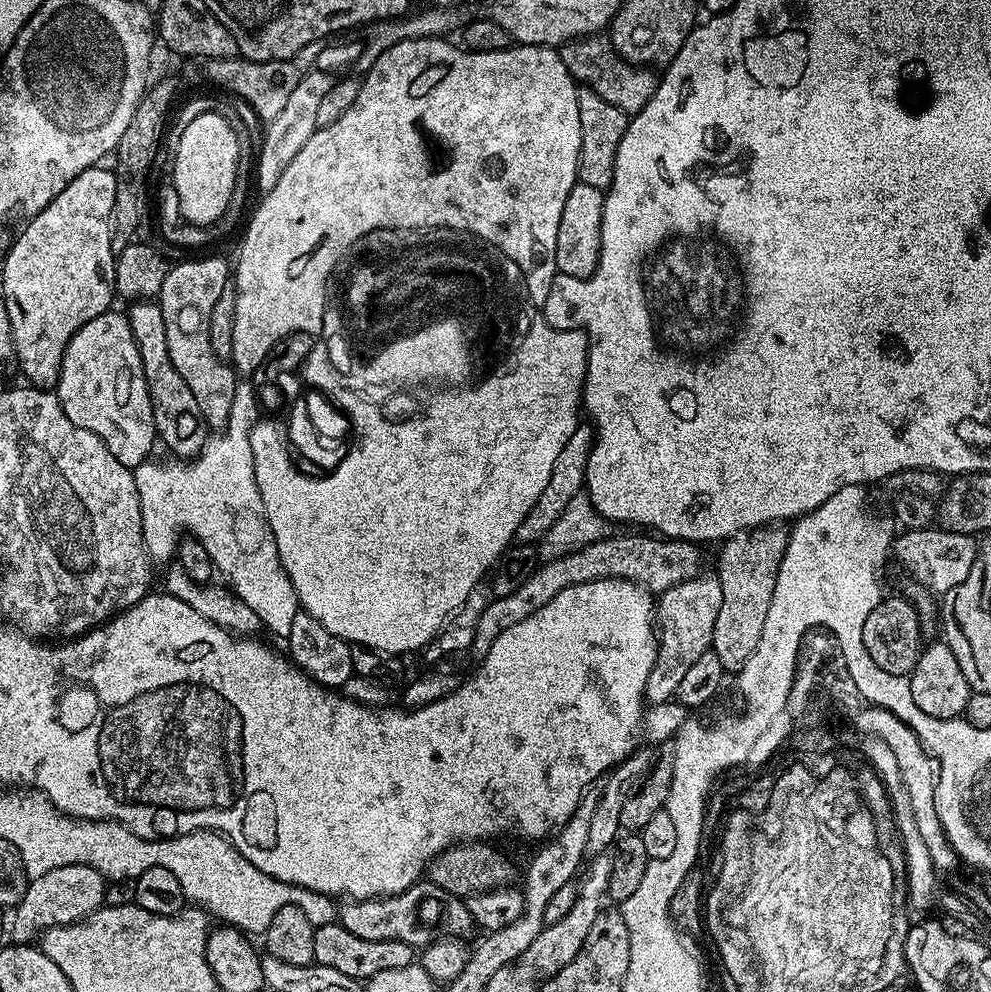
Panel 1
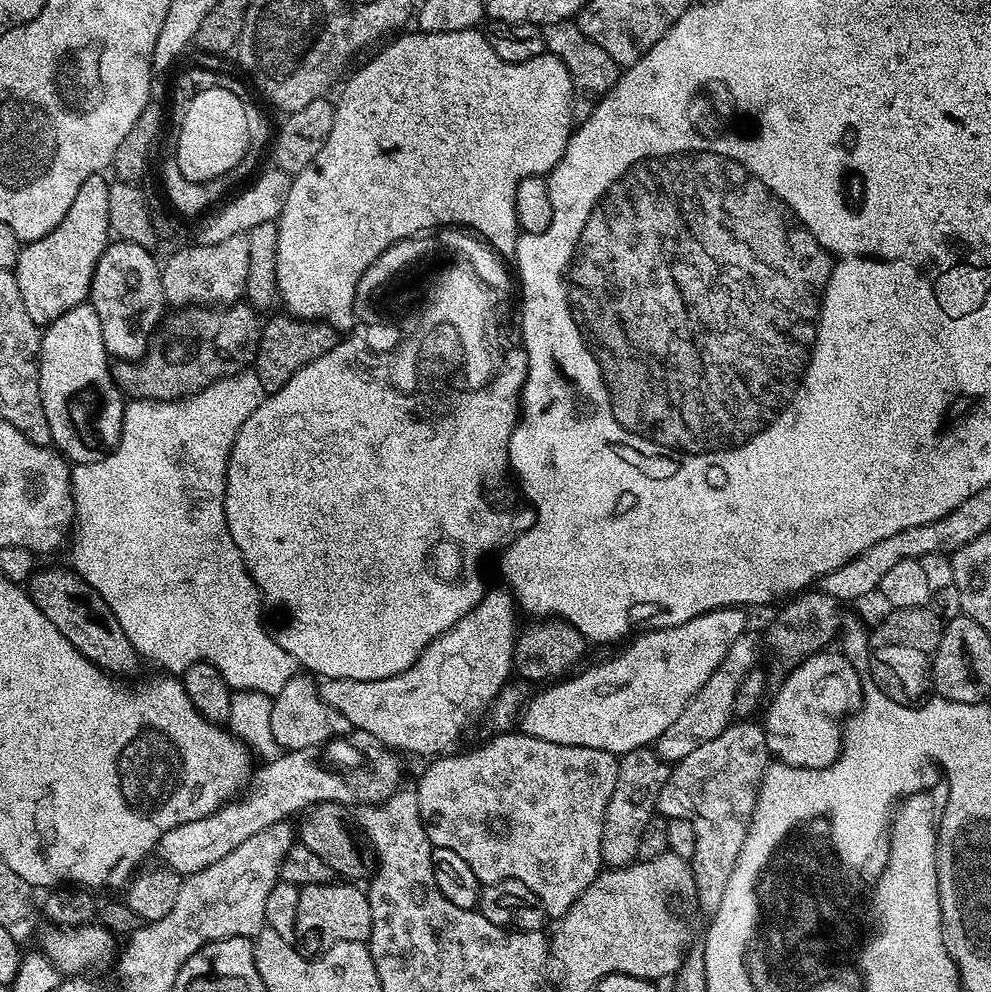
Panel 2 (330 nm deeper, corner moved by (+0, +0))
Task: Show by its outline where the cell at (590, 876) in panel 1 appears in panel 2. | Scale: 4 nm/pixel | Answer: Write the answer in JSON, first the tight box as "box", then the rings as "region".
{"box":[656,722,770,890],"region":[[[732,722],[724,728],[718,737],[704,742],[696,750],[687,754],[669,771],[668,780],[662,786],[662,794],[658,794],[656,810],[659,815],[674,820],[685,820],[694,826],[696,849],[691,858],[692,868],[700,868],[700,872],[720,872],[720,888],[726,890],[726,882],[734,870],[734,862],[738,862],[738,854],[746,842],[748,825],[752,823],[752,815],[756,812],[756,798],[760,791],[760,783],[770,763],[770,753],[766,746],[766,734],[759,723]]]}

